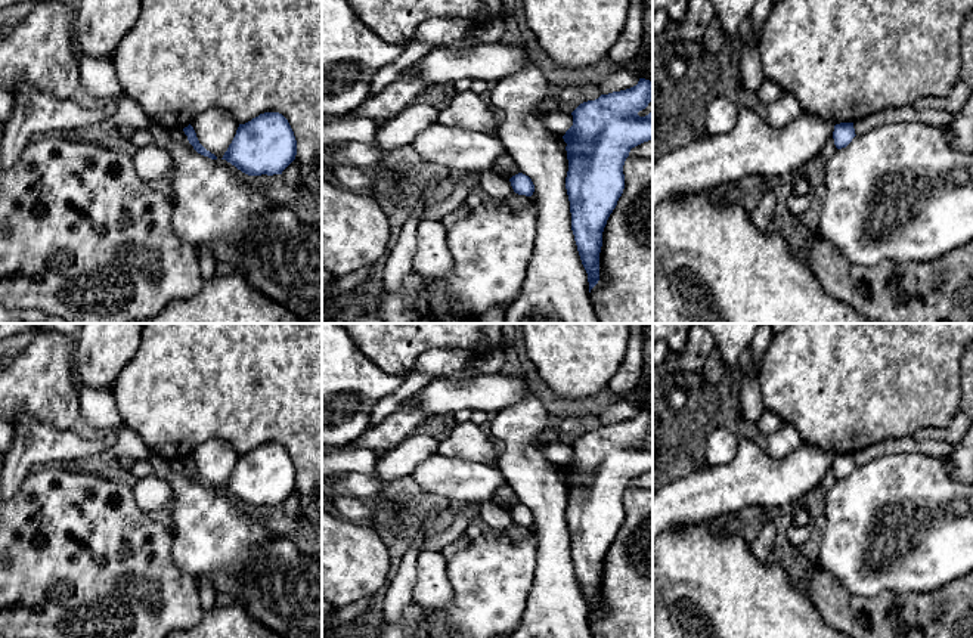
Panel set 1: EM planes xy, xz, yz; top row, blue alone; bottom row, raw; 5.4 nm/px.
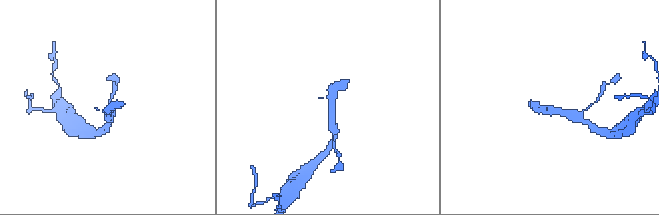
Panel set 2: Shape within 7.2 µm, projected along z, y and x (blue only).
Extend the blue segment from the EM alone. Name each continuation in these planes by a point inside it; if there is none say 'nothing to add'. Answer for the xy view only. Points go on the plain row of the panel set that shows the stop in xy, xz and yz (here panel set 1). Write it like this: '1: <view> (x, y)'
nothing to add

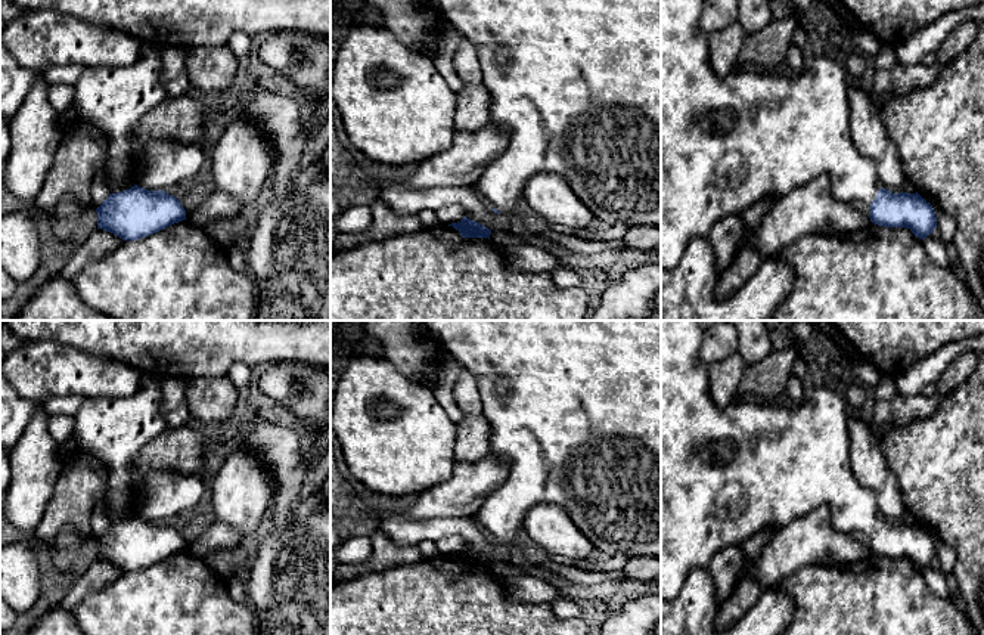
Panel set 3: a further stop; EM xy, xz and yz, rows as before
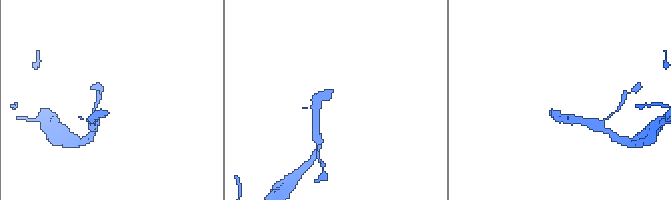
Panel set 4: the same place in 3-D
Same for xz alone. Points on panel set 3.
1: xz (574, 406)

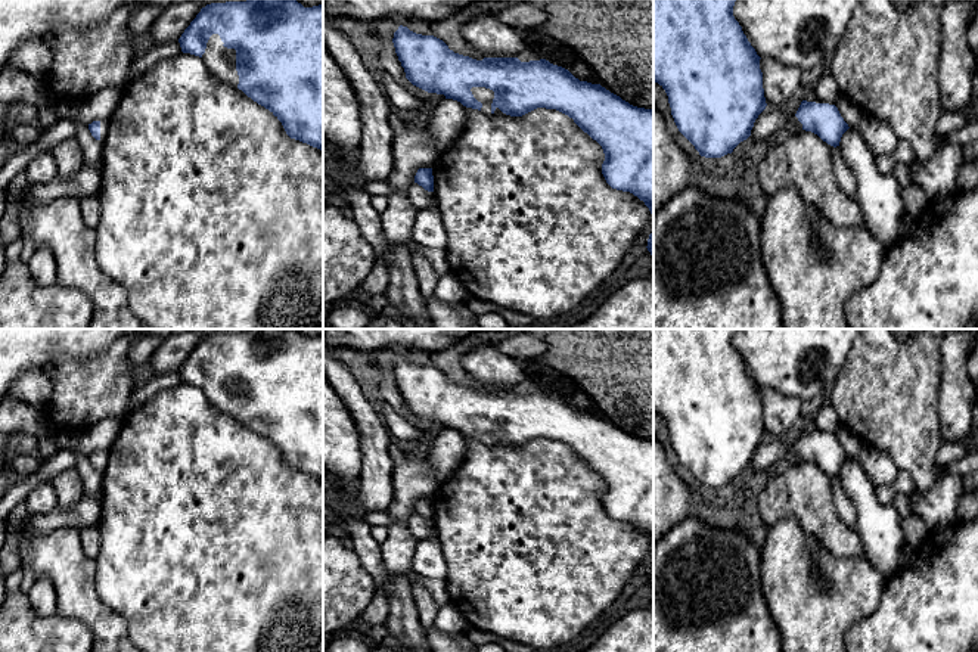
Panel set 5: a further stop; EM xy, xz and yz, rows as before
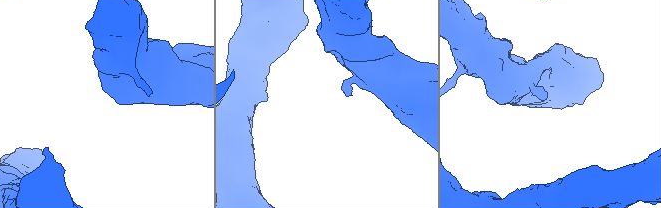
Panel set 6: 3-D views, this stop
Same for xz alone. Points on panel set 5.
1: xz (483, 425)

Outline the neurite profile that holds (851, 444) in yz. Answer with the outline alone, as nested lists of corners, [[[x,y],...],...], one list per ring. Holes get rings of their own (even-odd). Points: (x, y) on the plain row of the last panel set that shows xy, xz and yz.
[[[839,425],[833,435],[838,438],[841,447],[848,454],[848,457],[854,457],[860,453],[863,444],[851,429]]]

